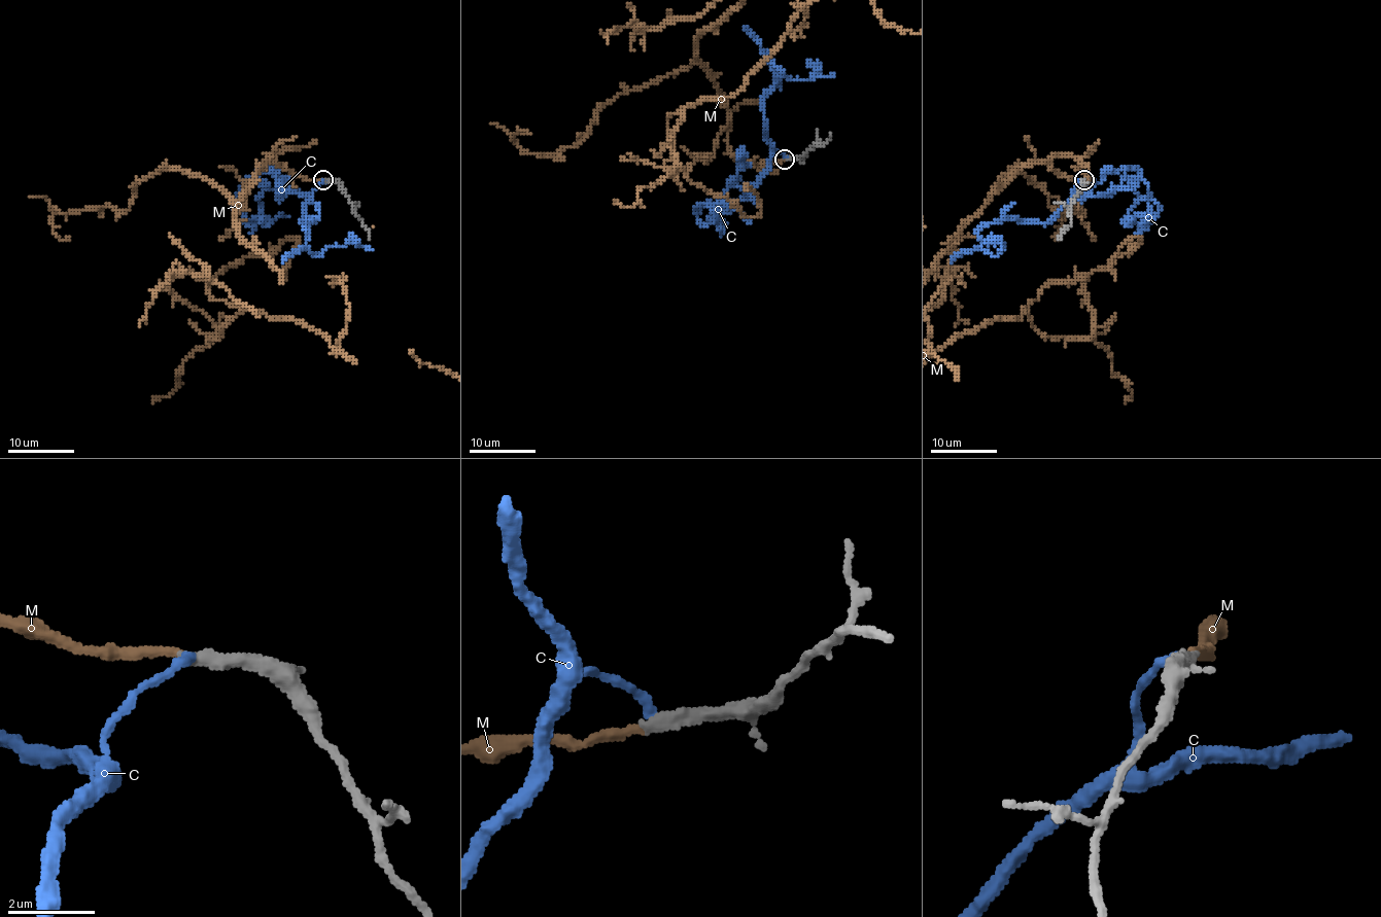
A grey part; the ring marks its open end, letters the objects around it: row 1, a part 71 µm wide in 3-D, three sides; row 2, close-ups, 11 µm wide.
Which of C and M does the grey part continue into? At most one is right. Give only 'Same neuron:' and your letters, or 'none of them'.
Same neuron: M

